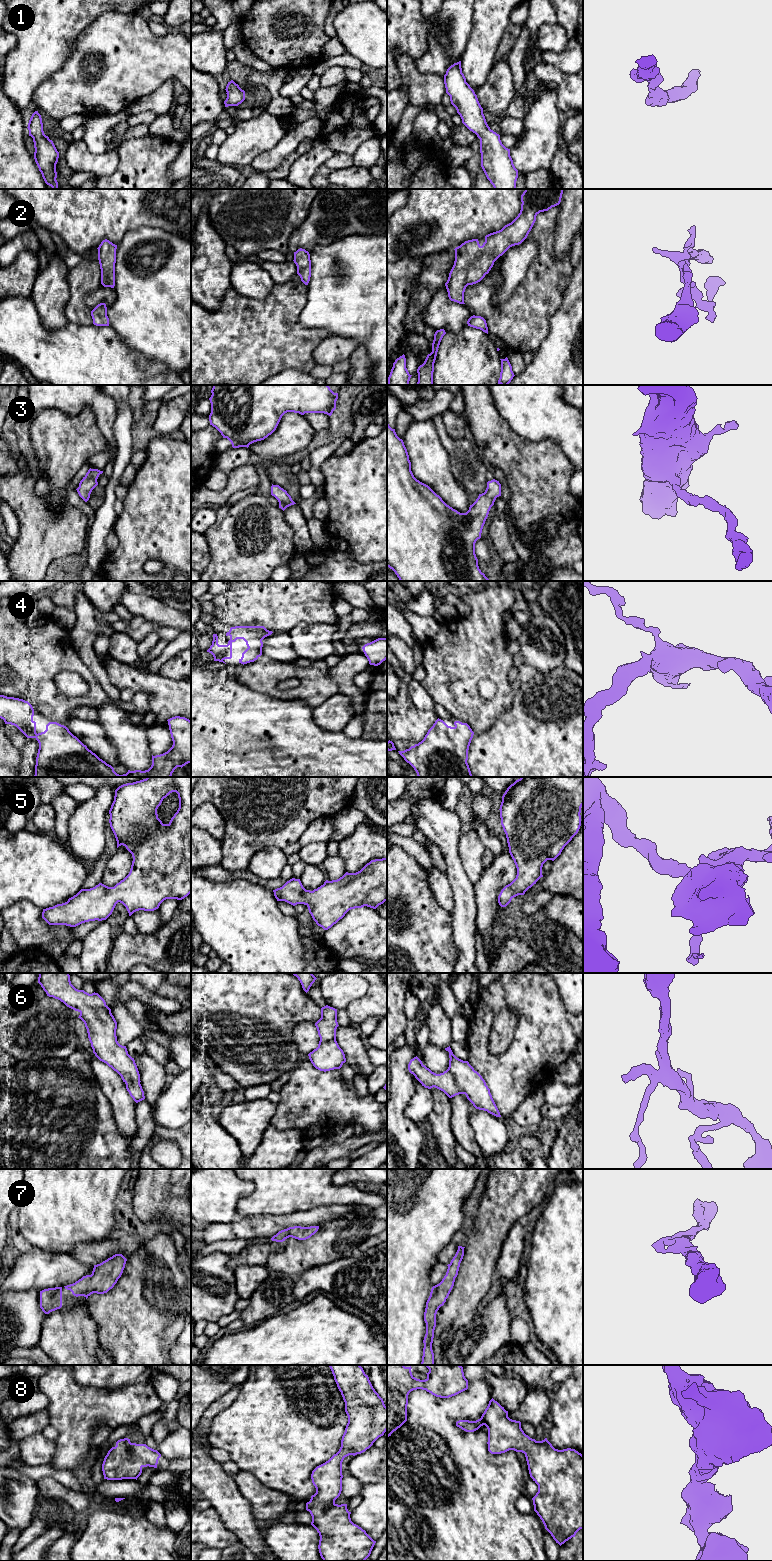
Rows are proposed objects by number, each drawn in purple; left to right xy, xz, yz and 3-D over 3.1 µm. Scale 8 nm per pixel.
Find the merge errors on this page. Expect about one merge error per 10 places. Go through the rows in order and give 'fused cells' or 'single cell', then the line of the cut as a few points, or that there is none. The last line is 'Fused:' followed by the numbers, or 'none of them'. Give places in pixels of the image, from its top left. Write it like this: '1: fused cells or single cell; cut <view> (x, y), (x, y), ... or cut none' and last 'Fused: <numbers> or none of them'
1: single cell; cut none
2: single cell; cut none
3: single cell; cut none
4: single cell; cut none
5: single cell; cut none
6: single cell; cut none
7: single cell; cut none
8: single cell; cut none
Fused: none of them

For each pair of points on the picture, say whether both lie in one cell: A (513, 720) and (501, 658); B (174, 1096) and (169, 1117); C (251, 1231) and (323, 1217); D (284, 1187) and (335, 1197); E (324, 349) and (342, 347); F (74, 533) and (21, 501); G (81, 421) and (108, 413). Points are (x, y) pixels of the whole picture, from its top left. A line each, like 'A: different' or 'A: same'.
A: different
B: same
C: same
D: same
E: same
F: same
G: different

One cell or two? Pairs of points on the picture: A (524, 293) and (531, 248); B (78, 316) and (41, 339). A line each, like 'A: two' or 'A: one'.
A: two
B: two

